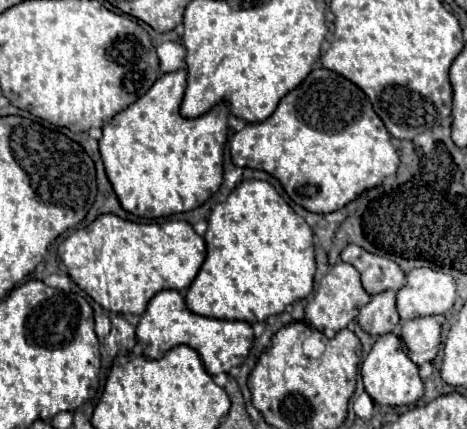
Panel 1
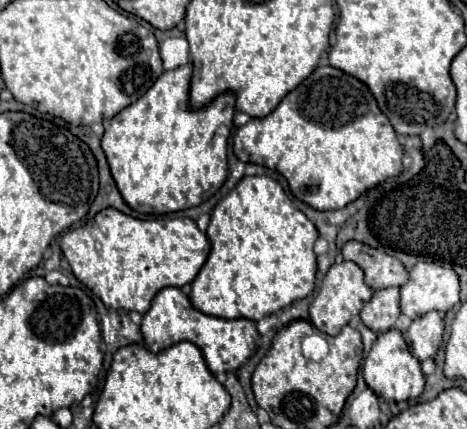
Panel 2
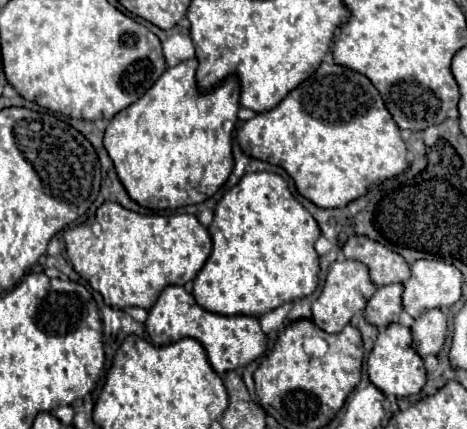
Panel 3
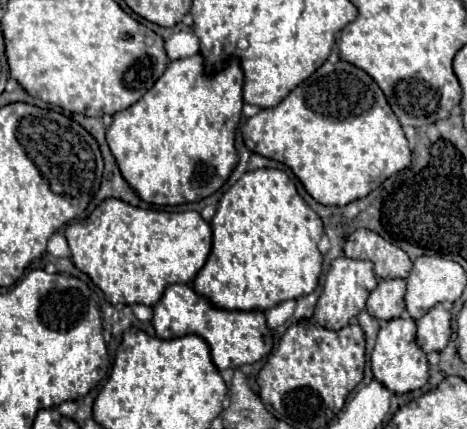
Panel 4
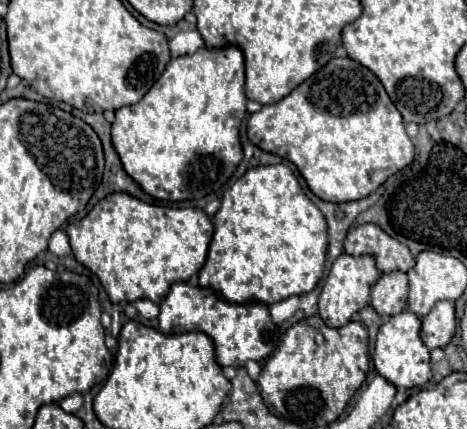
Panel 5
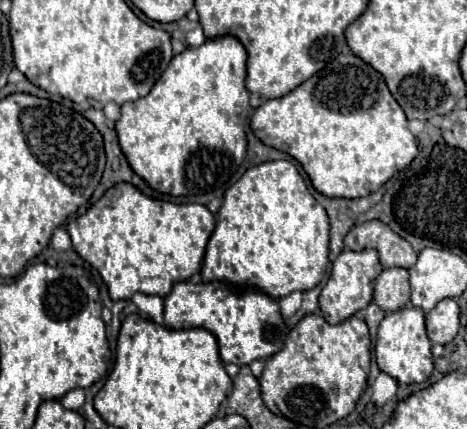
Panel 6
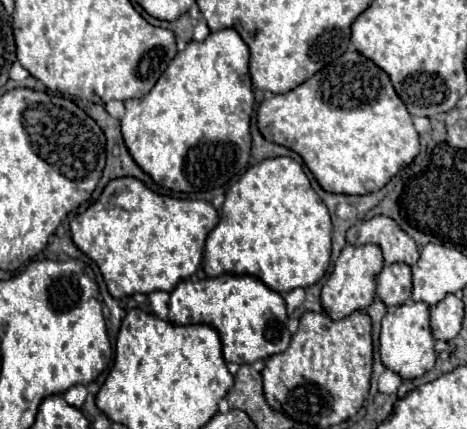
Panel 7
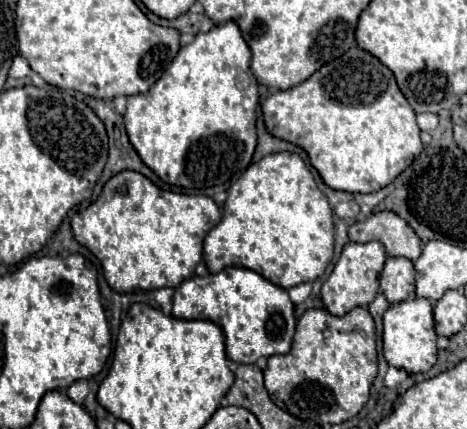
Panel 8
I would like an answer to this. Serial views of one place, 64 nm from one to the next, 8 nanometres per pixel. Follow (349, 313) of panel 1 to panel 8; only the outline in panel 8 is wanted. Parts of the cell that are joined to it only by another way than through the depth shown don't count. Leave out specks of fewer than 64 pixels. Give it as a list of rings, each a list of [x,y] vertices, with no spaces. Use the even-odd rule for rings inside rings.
[[[348,242],[344,246],[342,256],[336,262],[330,278],[322,284],[322,302],[324,302],[326,310],[334,316],[344,316],[346,312],[350,312],[356,306],[366,308],[376,298],[378,288],[372,284],[378,284],[378,276],[382,272],[384,262],[386,262],[386,250],[380,242],[366,242],[366,244]]]

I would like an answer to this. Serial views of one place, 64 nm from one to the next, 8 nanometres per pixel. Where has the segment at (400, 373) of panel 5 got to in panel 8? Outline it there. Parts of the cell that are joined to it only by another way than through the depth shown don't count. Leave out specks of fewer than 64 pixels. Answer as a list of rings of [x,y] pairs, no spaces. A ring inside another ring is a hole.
[[[412,298],[398,304],[392,304],[384,314],[384,356],[390,366],[404,368],[408,374],[428,372],[436,362],[436,340],[438,334],[434,330],[432,302],[424,298]]]

